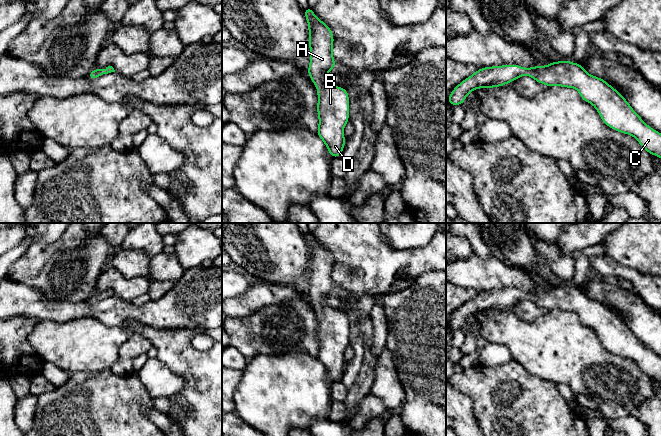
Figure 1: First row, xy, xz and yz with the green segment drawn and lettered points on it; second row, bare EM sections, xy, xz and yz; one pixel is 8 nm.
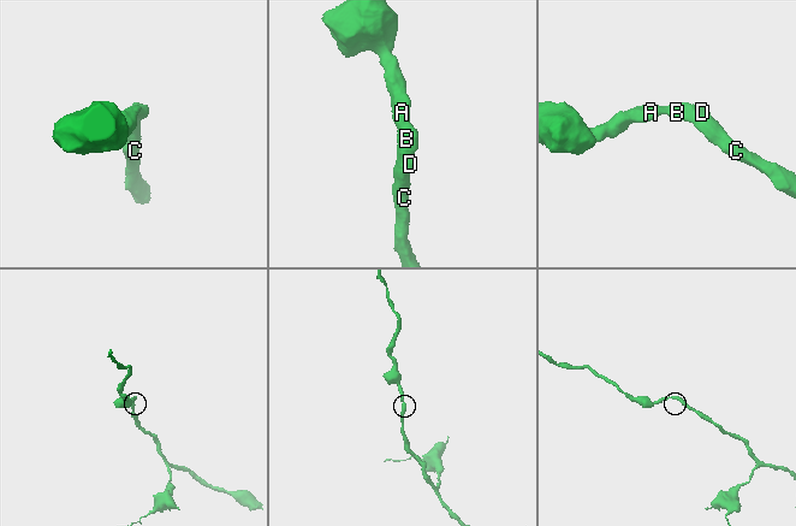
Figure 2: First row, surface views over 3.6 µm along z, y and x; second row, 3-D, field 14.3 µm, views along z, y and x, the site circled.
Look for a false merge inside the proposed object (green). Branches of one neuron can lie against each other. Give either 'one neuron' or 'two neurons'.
one neuron

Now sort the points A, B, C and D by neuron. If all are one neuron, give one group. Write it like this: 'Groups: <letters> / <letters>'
Groups: A B C D

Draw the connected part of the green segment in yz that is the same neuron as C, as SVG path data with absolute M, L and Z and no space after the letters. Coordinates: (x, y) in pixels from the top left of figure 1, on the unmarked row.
M565 283L528 293L516 288L477 293L452 314L447 326L451 330L464 329L467 319L478 312L502 311L526 299L548 311L577 313L581 323L595 331L606 350L635 361L650 379L661 382L661 357L647 349L605 304L587 297L580 287Z

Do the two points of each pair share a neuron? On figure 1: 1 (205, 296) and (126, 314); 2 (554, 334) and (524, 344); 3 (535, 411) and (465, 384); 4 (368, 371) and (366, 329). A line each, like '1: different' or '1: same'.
1: same
2: same
3: same
4: different

